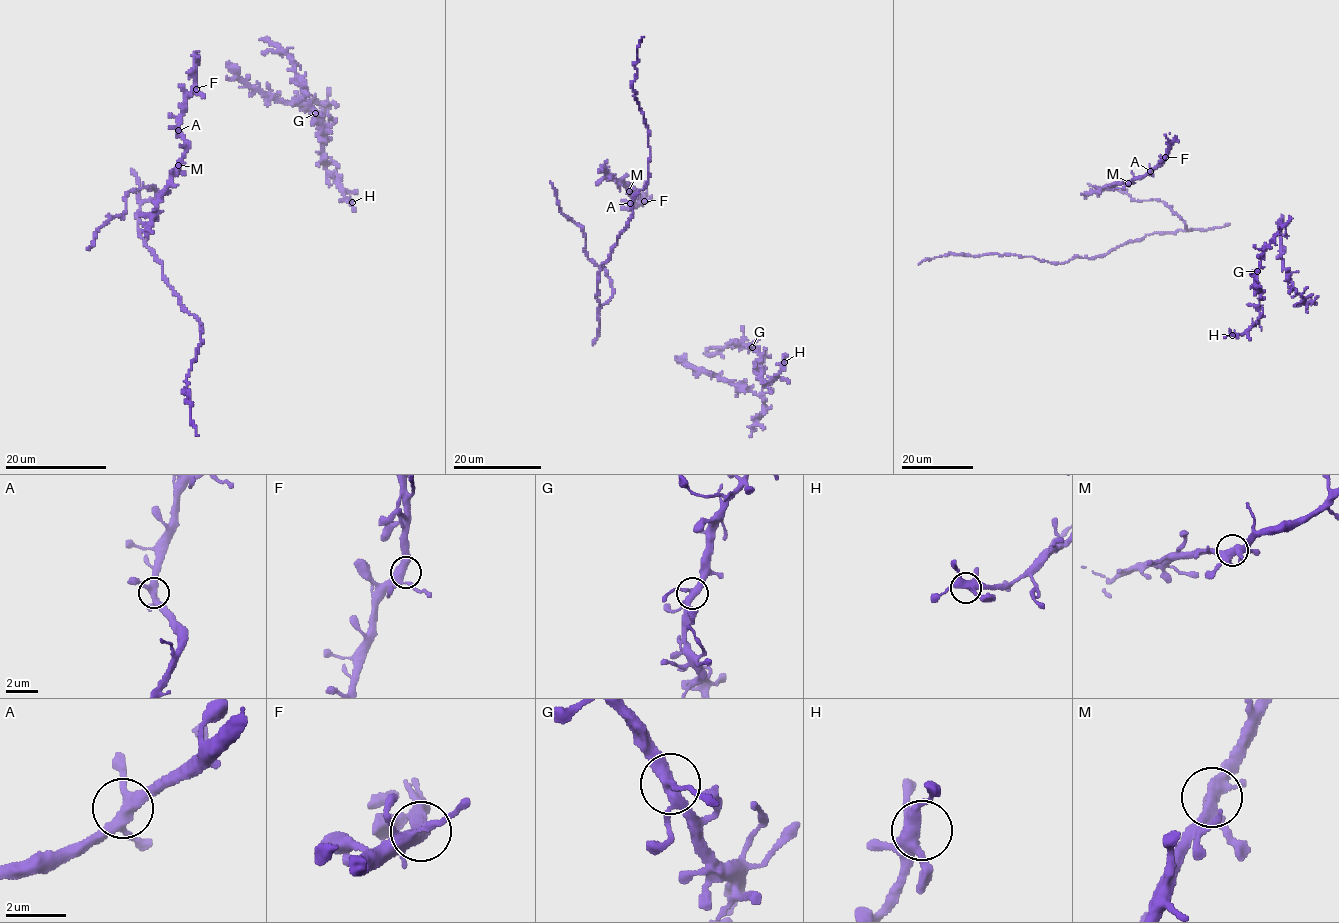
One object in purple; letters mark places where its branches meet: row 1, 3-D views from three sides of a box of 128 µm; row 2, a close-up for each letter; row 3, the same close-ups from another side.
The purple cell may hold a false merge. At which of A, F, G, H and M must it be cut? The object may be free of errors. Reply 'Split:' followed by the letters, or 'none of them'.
Split: none of them

